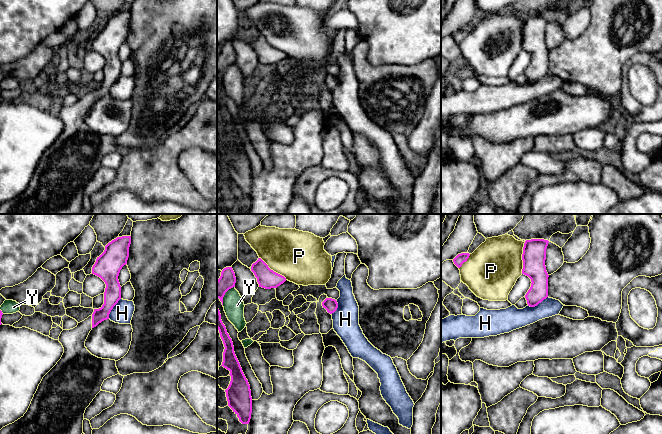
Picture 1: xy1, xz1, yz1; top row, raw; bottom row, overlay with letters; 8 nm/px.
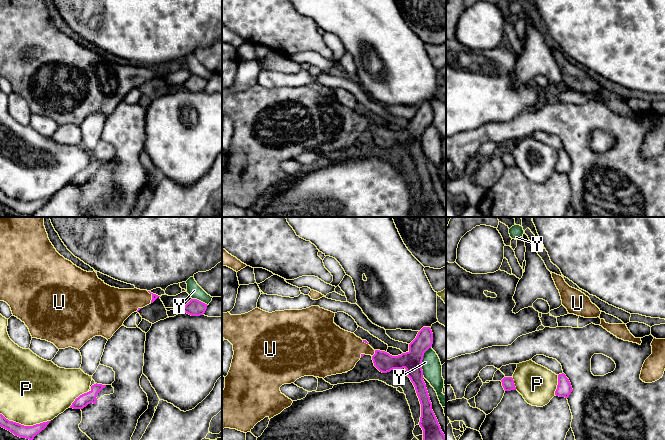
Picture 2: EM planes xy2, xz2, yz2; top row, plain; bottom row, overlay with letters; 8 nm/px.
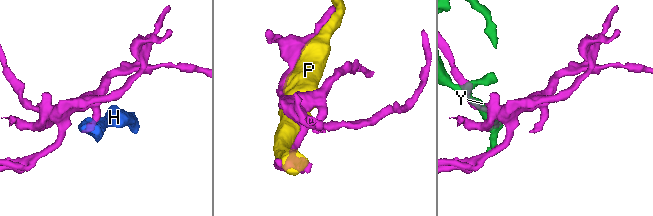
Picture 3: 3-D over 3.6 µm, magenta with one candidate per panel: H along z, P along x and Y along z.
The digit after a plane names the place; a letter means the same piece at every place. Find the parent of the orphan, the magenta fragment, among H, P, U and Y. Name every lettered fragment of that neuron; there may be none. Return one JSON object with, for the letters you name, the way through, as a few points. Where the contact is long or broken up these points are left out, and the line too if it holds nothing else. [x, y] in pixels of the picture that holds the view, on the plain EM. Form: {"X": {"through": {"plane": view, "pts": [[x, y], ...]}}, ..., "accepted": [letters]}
{"U": {"through": {"plane": "xz2", "pts": [[384, 138], [375, 129], [368, 126], [344, 126]]}}, "accepted": ["U"]}

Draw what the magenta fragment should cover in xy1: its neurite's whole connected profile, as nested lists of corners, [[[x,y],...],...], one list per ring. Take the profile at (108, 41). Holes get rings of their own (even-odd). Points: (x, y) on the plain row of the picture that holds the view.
[[[131,12],[117,13],[105,22],[104,28],[97,33],[92,43],[92,50],[100,53],[106,60],[104,68],[104,80],[84,97],[70,106],[63,106],[59,112],[59,118],[64,124],[64,129],[57,140],[43,153],[38,162],[31,180],[23,193],[0,206],[0,214],[80,214],[83,209],[83,196],[86,184],[90,181],[96,171],[101,167],[103,158],[112,152],[119,150],[116,137],[102,135],[92,131],[85,123],[85,117],[90,107],[99,99],[109,95],[113,83],[121,75],[121,62],[118,56],[120,46],[127,40]]]

